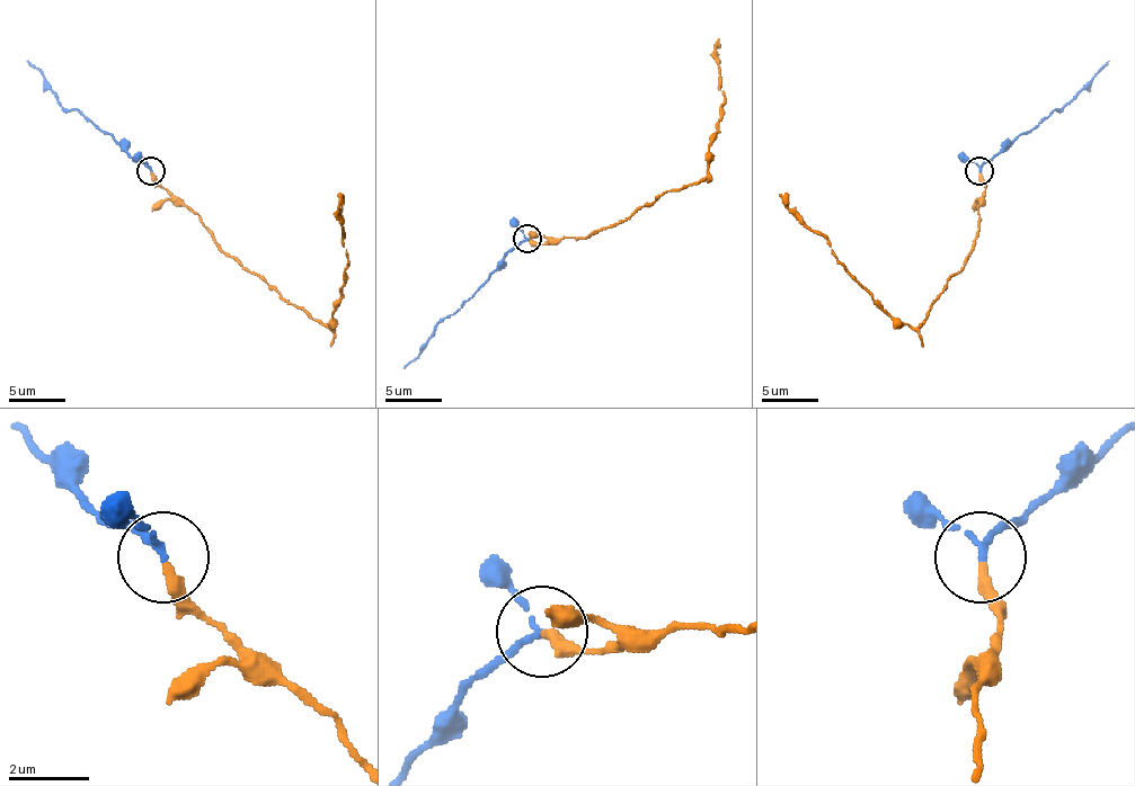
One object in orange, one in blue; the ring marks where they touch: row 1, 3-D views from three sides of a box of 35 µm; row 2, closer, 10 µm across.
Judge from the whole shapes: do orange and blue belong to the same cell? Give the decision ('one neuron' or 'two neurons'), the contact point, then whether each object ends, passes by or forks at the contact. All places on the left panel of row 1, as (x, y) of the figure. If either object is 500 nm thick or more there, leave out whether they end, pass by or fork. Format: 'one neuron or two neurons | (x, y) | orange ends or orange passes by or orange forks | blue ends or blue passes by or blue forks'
one neuron | (150, 170) | orange ends | blue passes by

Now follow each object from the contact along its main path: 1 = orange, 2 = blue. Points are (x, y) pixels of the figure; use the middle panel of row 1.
1: (528, 238), (556, 243), (592, 235), (708, 173), (708, 145), (725, 103), (719, 38)
2: (528, 238), (443, 320), (420, 353), (404, 367)

